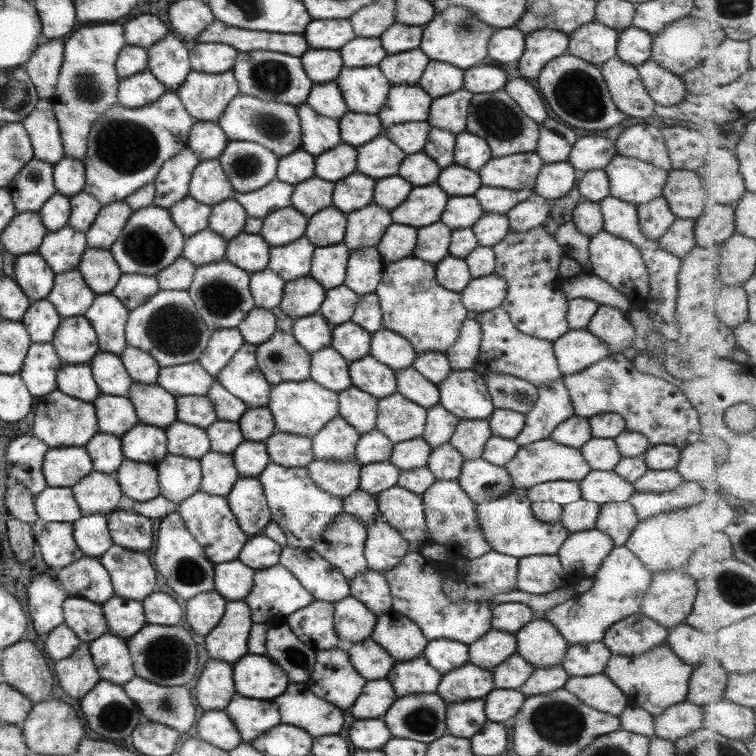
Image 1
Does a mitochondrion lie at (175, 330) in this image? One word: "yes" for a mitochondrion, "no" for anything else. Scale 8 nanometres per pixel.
yes

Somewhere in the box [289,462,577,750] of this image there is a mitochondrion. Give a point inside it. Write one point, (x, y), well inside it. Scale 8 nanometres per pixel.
(421, 720)

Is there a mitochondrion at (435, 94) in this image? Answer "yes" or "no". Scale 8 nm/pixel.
no

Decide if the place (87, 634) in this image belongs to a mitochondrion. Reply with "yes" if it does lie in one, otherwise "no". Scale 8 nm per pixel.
no

